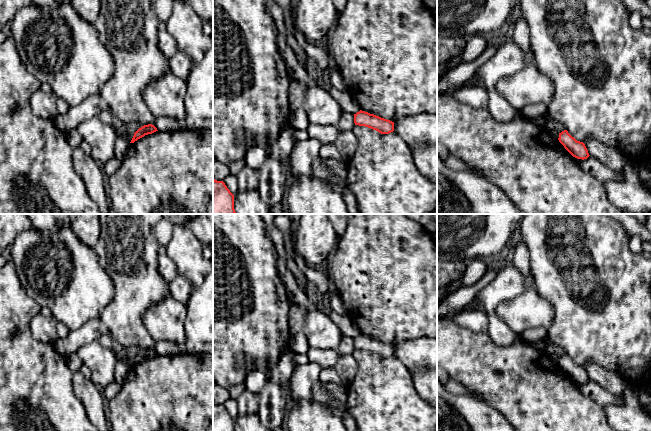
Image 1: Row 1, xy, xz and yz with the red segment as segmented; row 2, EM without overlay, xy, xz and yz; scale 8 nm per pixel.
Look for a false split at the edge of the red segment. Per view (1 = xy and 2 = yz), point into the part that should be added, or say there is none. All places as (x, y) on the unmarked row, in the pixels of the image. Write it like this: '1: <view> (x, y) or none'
1: none
2: none

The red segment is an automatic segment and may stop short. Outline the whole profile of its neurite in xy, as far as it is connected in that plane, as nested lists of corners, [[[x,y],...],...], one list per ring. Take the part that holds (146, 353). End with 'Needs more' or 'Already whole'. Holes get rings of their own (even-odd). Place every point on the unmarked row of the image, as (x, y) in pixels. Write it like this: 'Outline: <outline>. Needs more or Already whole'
Outline: [[[152,348],[144,349],[134,357],[134,360],[130,367],[134,367],[135,365],[144,361],[145,359],[152,358],[156,355],[158,355],[158,354],[154,349],[152,349]]]. Already whole

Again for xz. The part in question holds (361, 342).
Outline: [[[362,334],[354,338],[354,347],[376,354],[381,358],[389,358],[394,355],[394,346]]]. Already whole

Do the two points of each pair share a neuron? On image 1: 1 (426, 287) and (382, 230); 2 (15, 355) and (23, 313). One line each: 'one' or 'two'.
1: one
2: one

